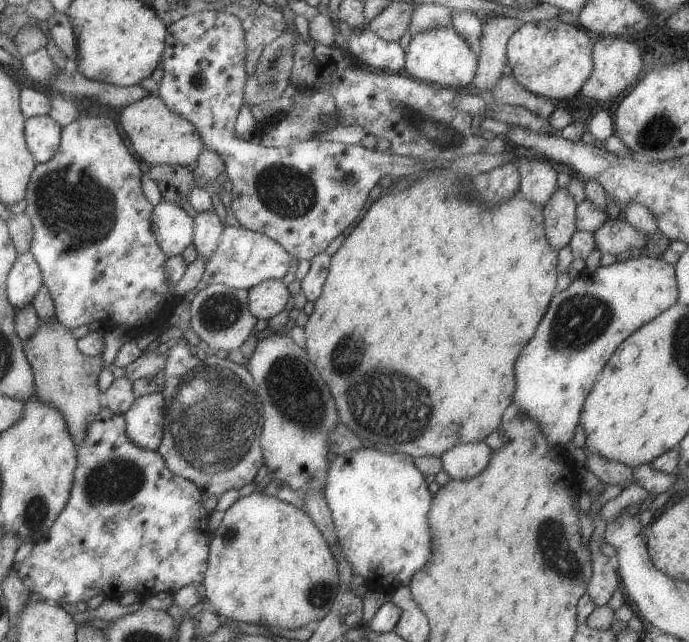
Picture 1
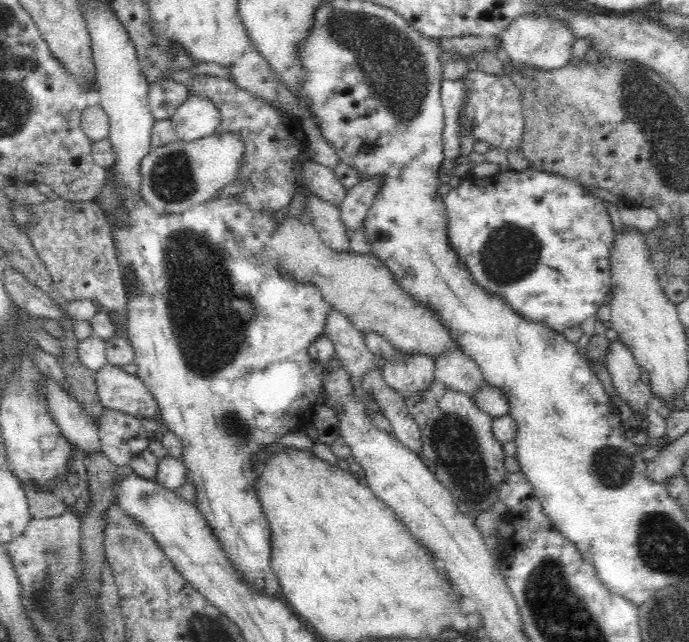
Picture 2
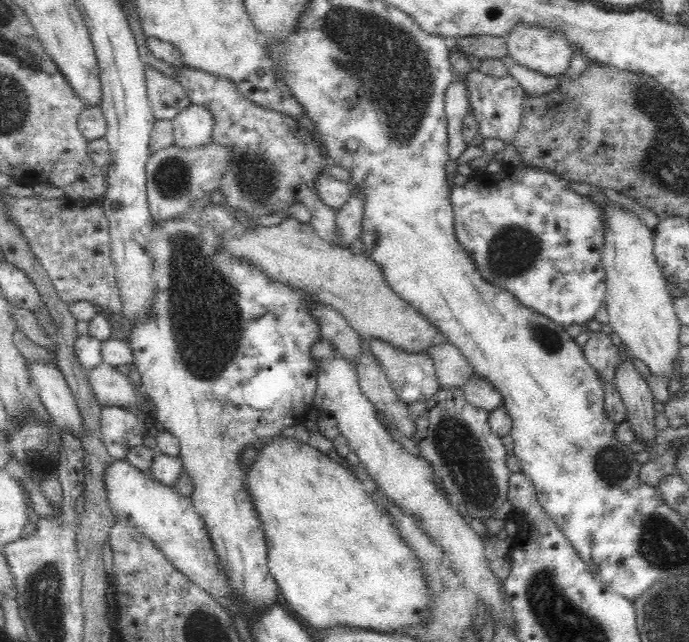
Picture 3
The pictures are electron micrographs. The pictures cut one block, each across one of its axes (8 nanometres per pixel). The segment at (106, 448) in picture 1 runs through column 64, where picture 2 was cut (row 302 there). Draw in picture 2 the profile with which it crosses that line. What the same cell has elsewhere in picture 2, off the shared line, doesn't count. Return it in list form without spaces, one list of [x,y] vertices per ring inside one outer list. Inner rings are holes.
[[[527,168],[523,171],[510,169],[497,172],[495,175],[482,178],[468,178],[460,181],[455,188],[451,188],[443,197],[446,209],[446,223],[448,223],[447,238],[454,250],[458,261],[467,268],[471,278],[491,296],[502,298],[522,319],[526,321],[542,322],[556,333],[580,326],[584,320],[598,313],[604,305],[604,299],[612,284],[612,250],[614,250],[614,228],[604,200],[594,195],[596,187],[582,185],[559,174],[545,173]]]

